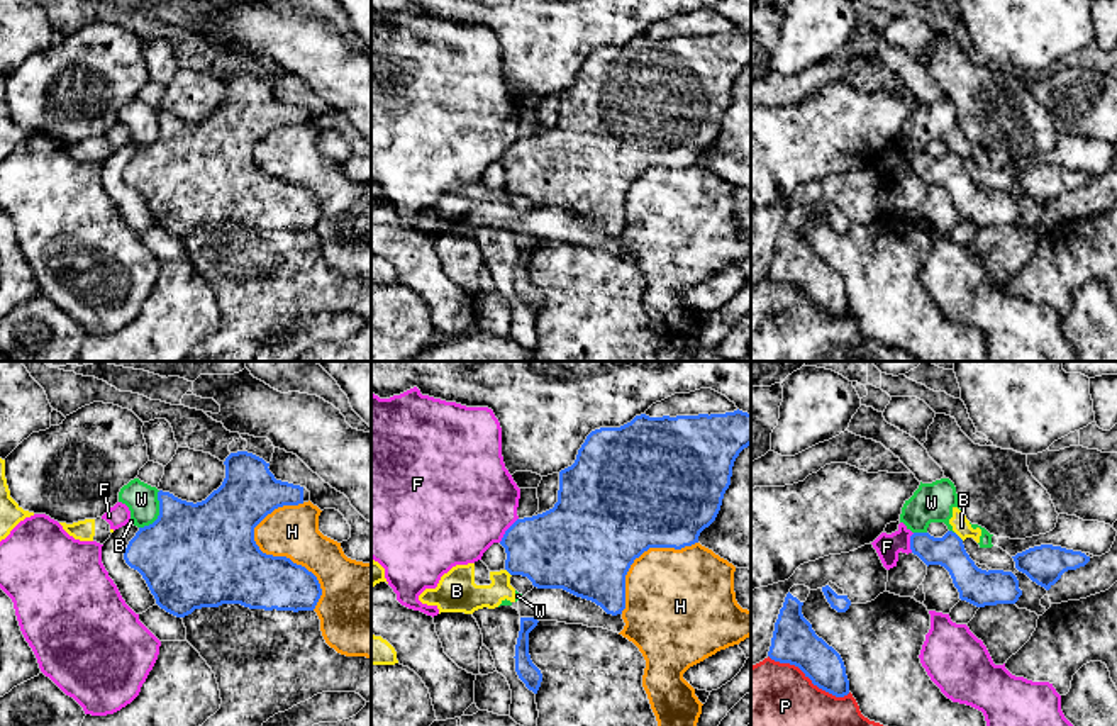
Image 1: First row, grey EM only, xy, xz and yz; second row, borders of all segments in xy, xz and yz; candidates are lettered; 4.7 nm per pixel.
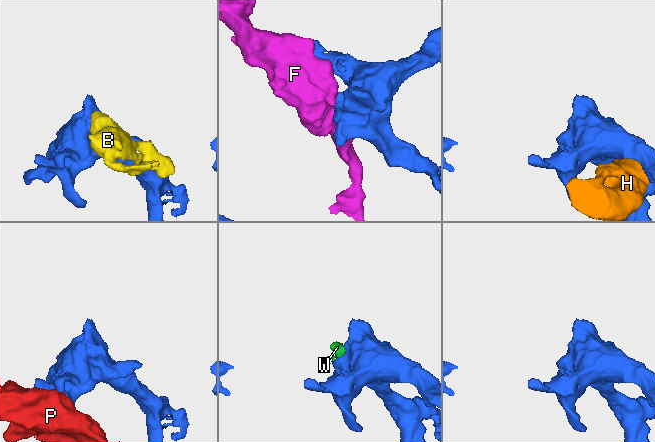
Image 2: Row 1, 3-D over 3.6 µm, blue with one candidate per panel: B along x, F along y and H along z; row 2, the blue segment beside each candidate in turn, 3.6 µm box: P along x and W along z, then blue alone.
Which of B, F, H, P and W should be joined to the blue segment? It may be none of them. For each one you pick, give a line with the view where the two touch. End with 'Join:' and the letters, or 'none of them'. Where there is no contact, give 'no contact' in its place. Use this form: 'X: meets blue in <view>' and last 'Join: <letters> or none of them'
Join: none of them

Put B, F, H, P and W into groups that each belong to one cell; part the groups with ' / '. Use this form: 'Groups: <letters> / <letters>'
Groups: B W / F / H / P

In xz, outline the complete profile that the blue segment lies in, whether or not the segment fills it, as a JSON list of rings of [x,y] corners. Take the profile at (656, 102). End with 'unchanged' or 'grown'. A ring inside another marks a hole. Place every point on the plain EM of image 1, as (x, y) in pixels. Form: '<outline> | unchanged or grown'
[[[742,31],[698,36],[636,36],[620,47],[592,51],[571,87],[559,92],[558,122],[553,129],[517,139],[503,154],[505,190],[527,197],[537,209],[563,209],[617,236],[625,229],[625,195],[649,168],[681,170],[698,163],[722,126],[739,73],[751,64],[751,34]]] | unchanged

